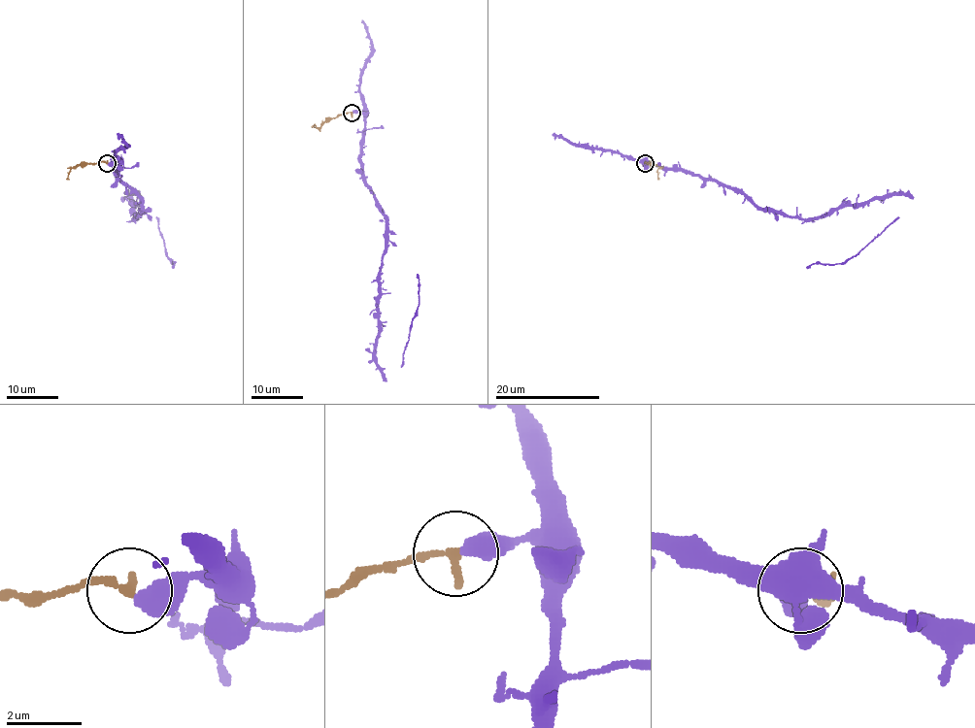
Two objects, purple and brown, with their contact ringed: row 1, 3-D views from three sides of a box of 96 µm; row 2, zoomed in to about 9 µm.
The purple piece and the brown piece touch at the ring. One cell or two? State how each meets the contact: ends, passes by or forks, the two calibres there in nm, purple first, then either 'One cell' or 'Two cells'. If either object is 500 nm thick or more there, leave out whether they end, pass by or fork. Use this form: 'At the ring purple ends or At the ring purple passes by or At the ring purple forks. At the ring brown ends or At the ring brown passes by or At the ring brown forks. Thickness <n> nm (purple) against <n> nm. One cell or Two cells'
Thickness 550 nm (purple) against 260 nm. Two cells

